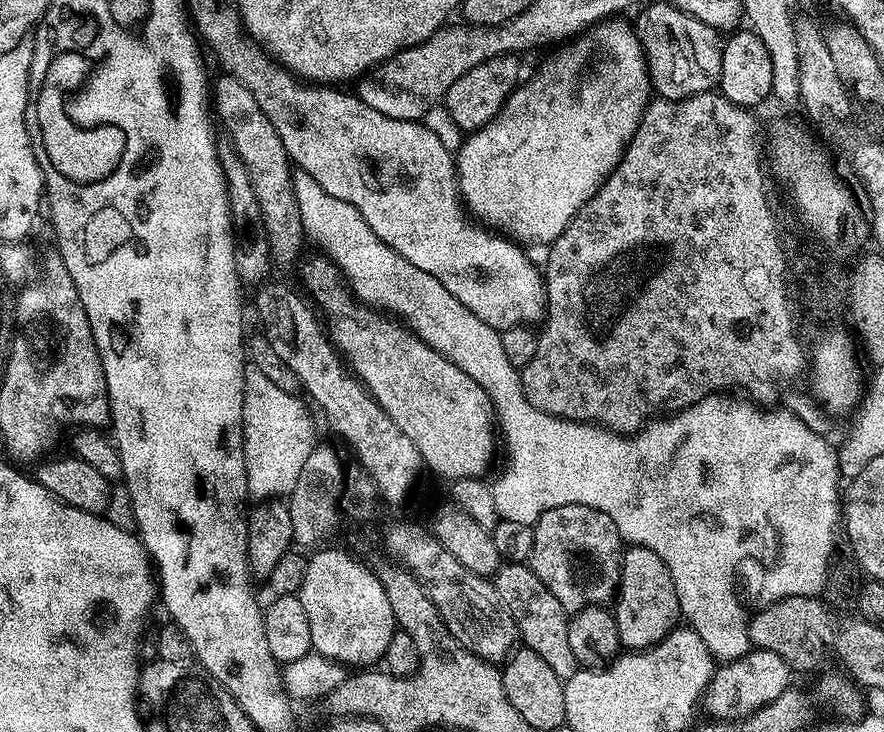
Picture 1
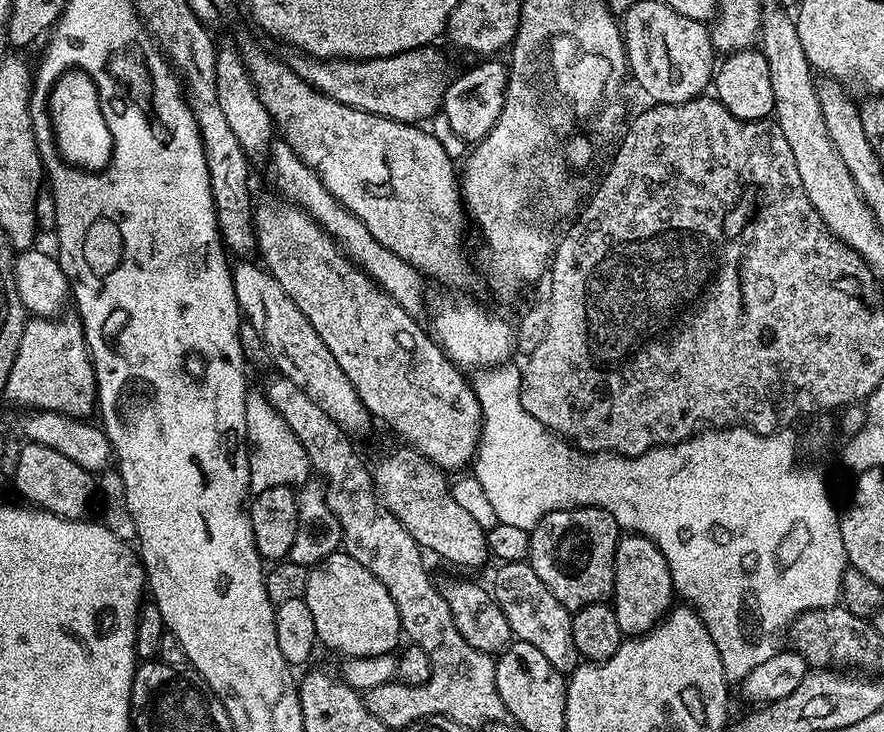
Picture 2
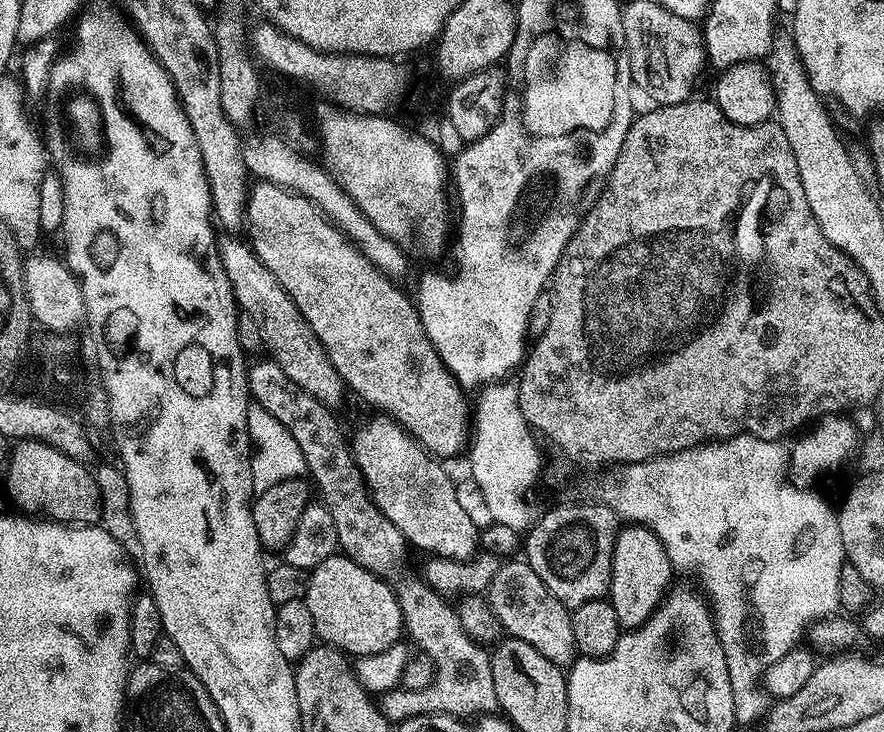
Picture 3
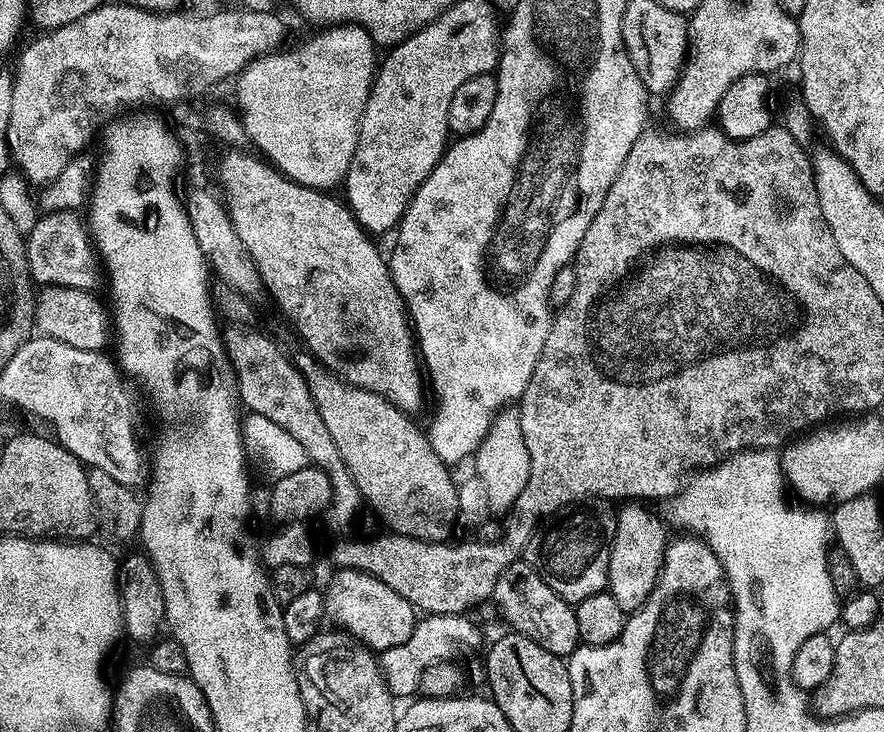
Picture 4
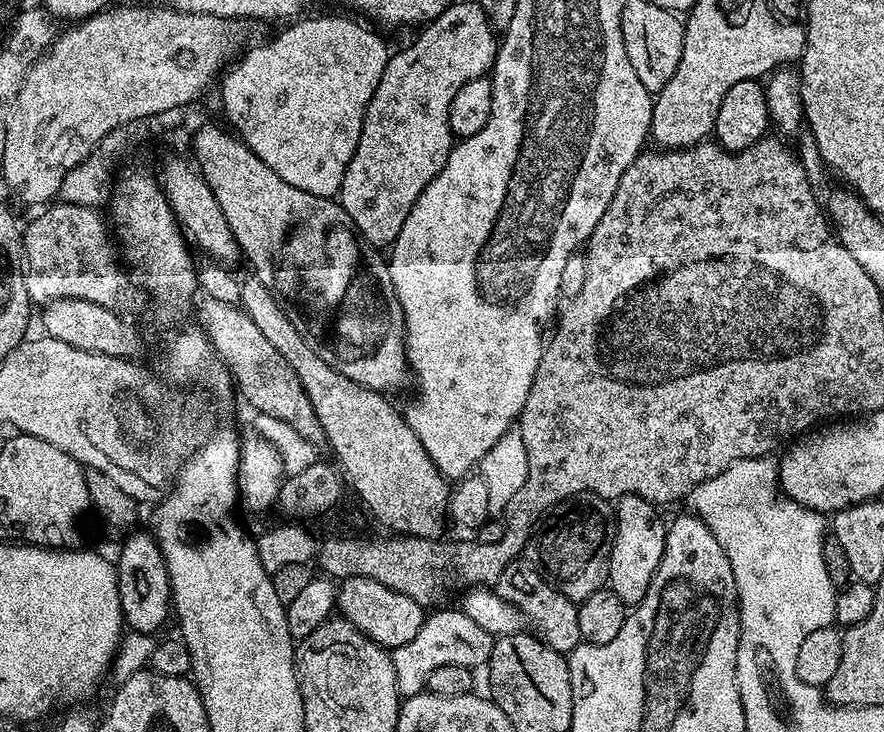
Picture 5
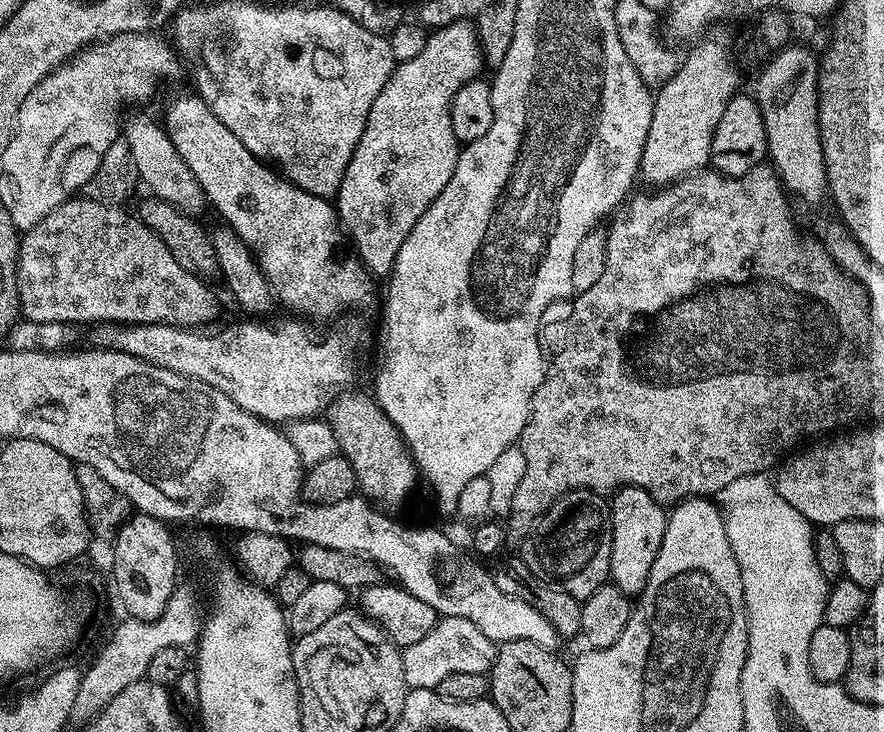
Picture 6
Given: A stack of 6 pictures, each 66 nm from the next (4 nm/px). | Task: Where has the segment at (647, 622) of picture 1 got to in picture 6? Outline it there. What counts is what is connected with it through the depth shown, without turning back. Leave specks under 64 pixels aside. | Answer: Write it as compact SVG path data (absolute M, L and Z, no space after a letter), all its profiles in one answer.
M621 488L611 497L612 545L610 546L611 583L622 590L629 598L638 598L646 590L646 582L652 573L654 558L662 546L666 534L668 512L665 505L659 504L646 490L641 488Z

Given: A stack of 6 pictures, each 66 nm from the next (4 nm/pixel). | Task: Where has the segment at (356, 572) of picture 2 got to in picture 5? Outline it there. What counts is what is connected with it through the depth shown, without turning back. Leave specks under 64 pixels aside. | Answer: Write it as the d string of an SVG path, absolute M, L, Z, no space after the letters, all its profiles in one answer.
M361 576L350 578L339 585L336 608L339 615L351 622L366 638L389 650L406 646L406 642L410 642L410 638L414 638L418 630L422 630L426 619L422 605L406 598L406 594L398 594L382 586L382 582L374 582Z

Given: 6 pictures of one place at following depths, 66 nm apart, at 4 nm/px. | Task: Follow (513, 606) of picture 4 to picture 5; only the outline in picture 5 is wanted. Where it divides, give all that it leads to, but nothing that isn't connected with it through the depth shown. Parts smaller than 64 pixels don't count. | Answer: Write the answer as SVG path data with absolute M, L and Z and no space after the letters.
M527 559L512 560L506 570L502 570L502 578L494 585L497 596L501 596L510 606L519 610L521 617L528 620L531 631L539 636L540 641L550 646L556 652L570 654L581 644L578 630L578 604L577 601L566 598L553 584L544 579L539 567L532 568Z

